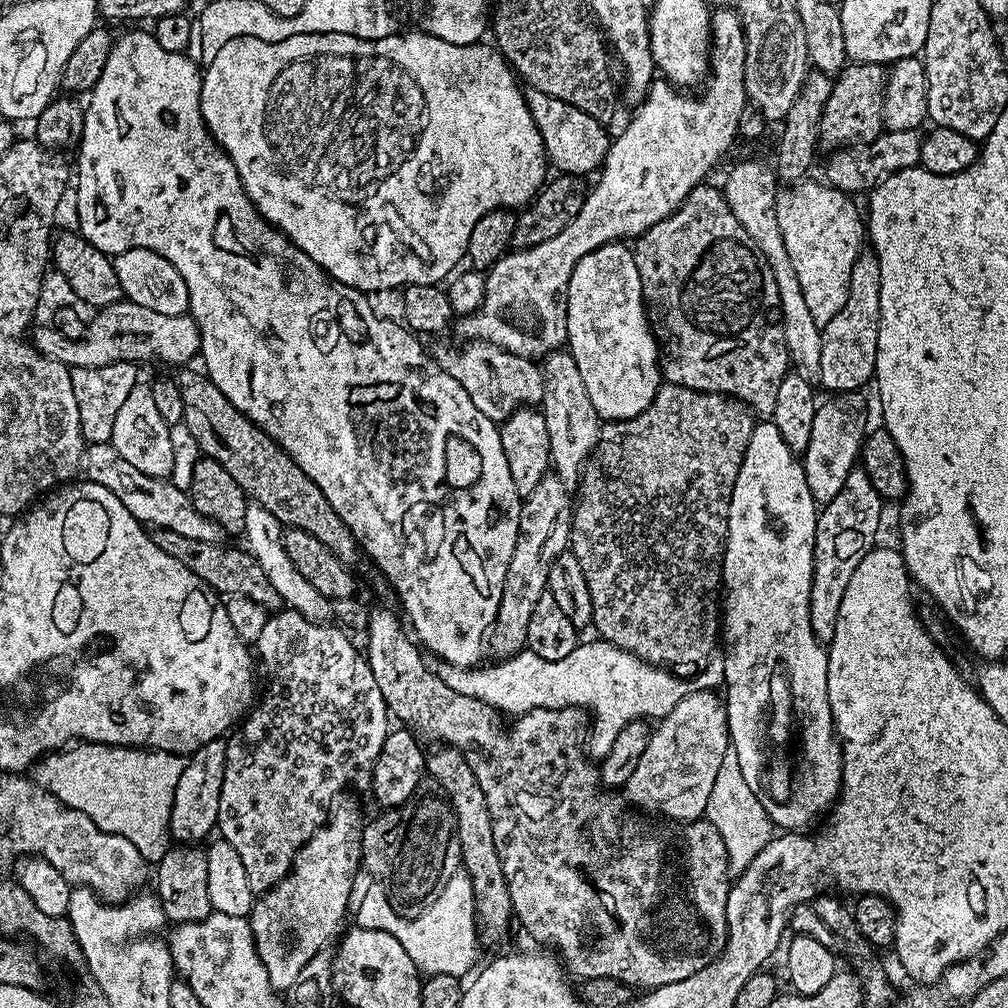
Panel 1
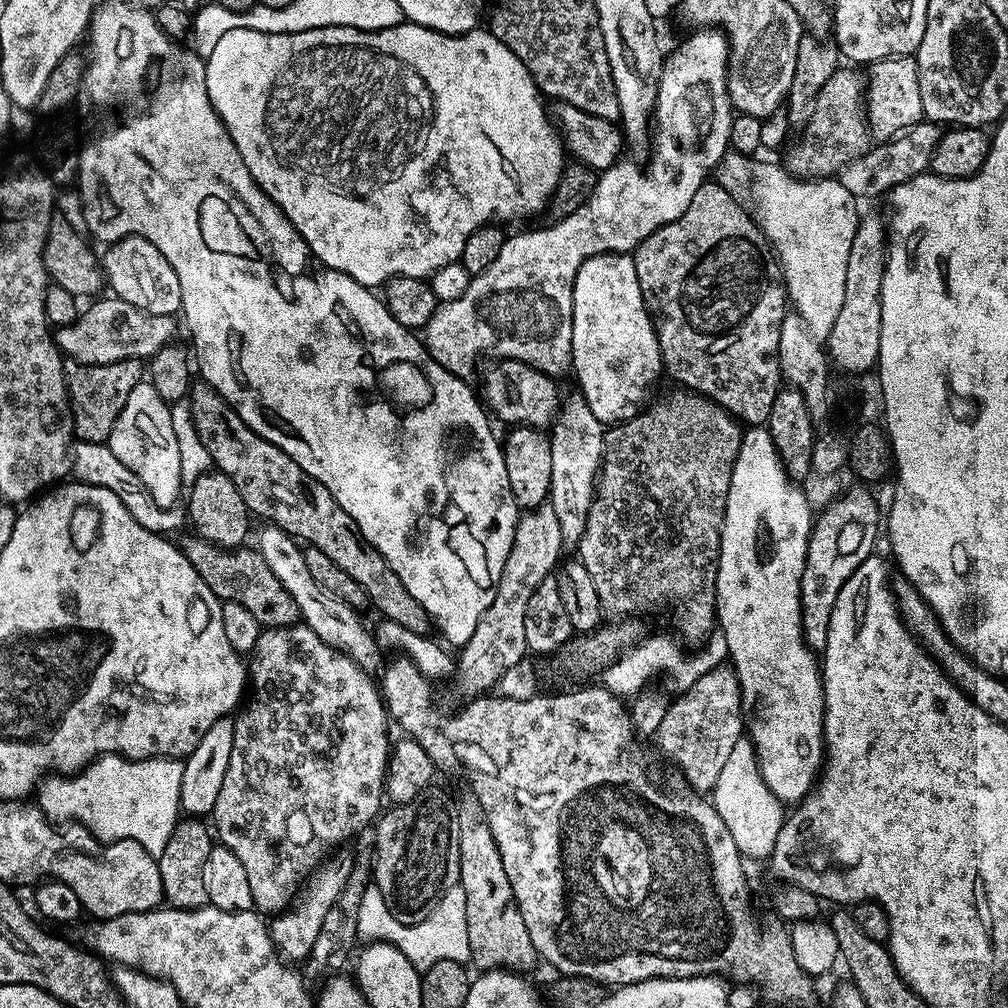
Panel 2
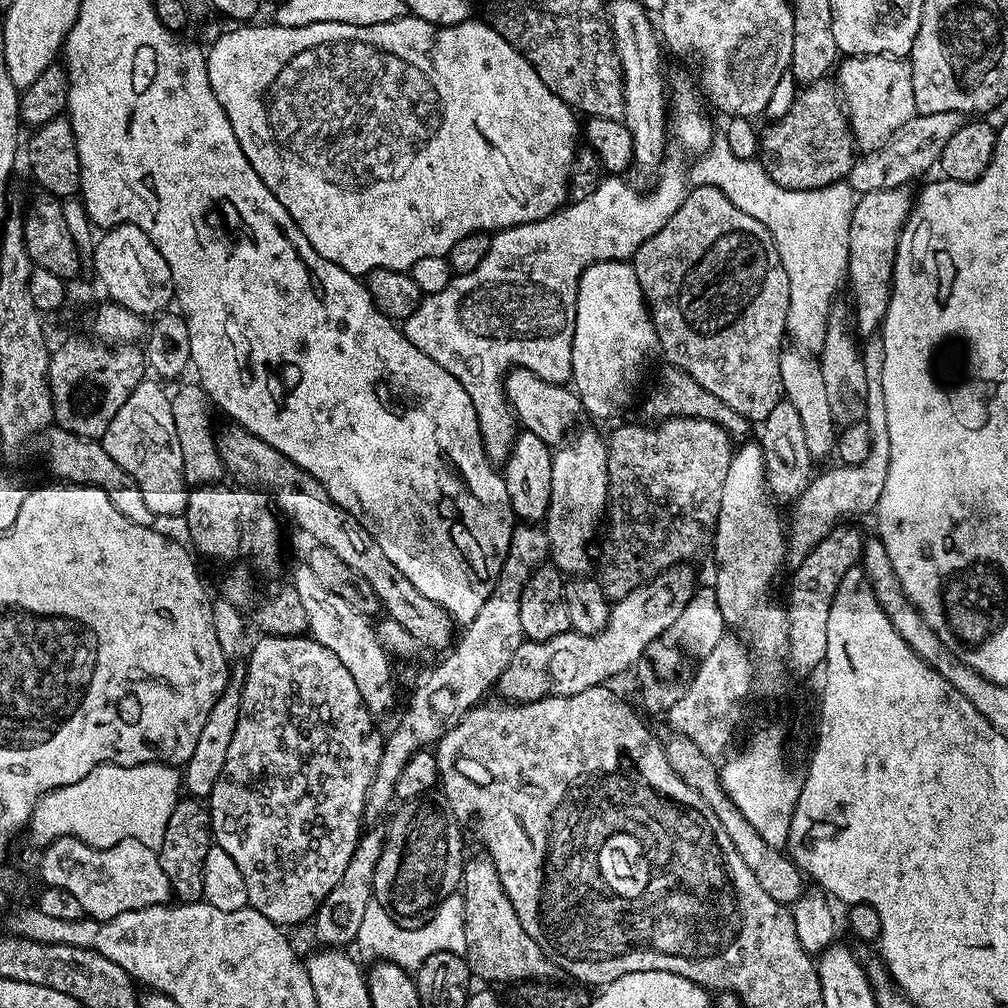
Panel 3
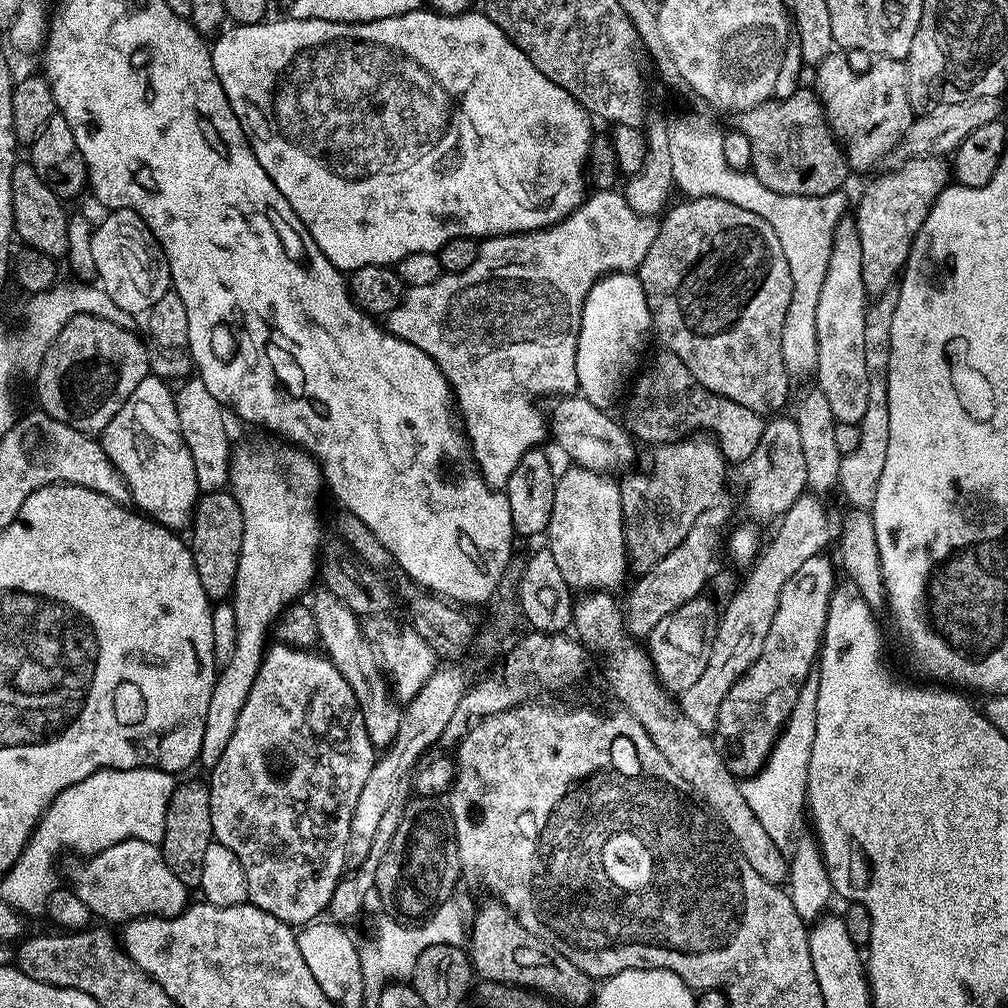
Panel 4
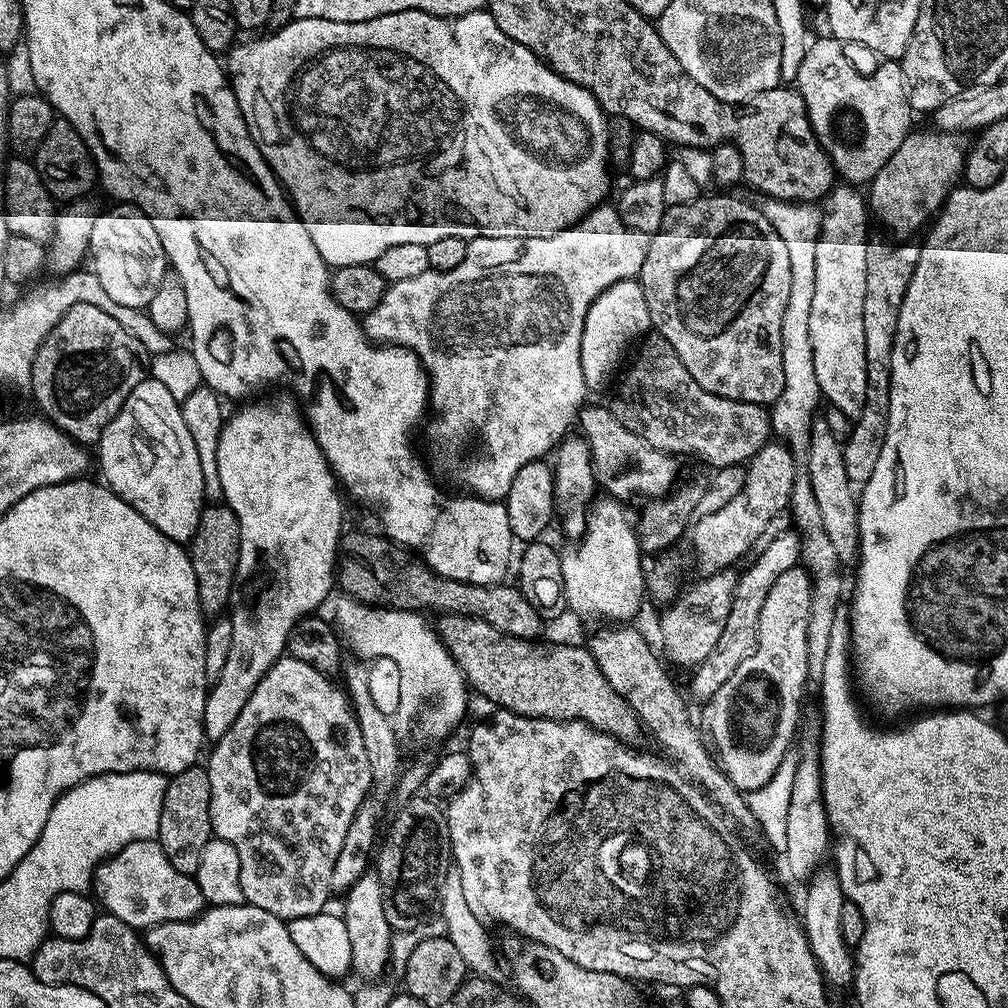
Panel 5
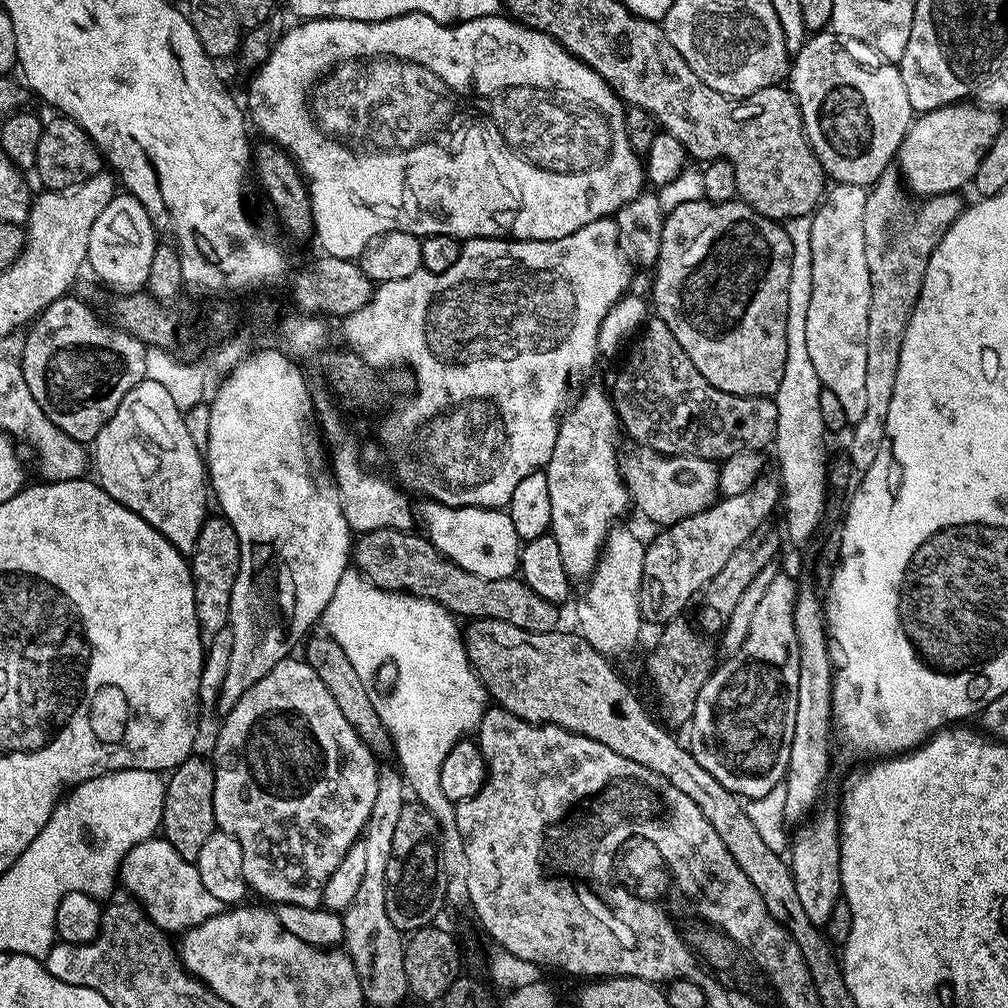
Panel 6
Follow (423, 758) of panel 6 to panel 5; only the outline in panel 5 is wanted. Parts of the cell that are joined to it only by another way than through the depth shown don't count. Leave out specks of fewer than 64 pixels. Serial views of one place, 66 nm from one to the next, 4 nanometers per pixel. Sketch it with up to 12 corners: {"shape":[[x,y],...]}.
{"shape":[[351,598],[335,627],[357,657],[381,652],[400,671],[408,724],[436,700],[424,728],[444,736],[470,688],[416,610]]}

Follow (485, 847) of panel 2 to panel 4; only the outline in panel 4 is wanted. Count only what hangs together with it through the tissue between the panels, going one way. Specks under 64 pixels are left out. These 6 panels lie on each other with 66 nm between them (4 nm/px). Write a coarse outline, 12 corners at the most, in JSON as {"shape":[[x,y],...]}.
{"shape":[[486,898],[468,932],[473,971],[587,1005],[591,977]]}

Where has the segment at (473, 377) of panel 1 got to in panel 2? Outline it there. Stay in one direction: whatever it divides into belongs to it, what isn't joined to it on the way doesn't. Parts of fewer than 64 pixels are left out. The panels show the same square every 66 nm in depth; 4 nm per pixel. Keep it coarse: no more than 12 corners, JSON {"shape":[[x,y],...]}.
{"shape":[[497,359],[484,376],[491,415],[547,429],[560,410],[557,381]]}

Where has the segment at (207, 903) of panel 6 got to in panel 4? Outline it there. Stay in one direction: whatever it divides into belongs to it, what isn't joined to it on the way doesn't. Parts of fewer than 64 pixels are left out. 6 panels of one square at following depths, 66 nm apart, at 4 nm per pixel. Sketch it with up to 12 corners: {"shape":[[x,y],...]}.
{"shape":[[150,842],[72,858],[93,917],[177,916],[190,890]]}

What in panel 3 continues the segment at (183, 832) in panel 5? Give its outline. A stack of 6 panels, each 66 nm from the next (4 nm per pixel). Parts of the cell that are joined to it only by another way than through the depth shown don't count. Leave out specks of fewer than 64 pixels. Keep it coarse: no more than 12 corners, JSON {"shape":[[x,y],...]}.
{"shape":[[176,801],[158,849],[180,902],[204,900],[212,815]]}

